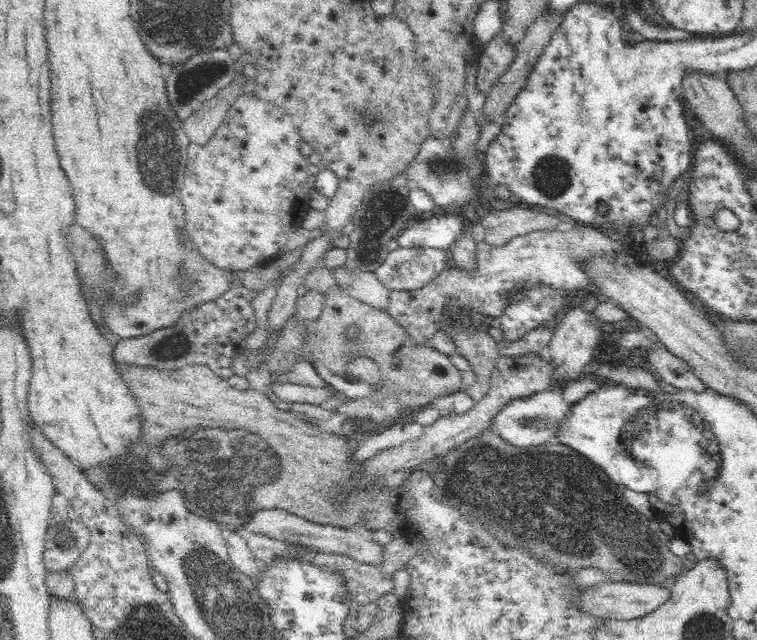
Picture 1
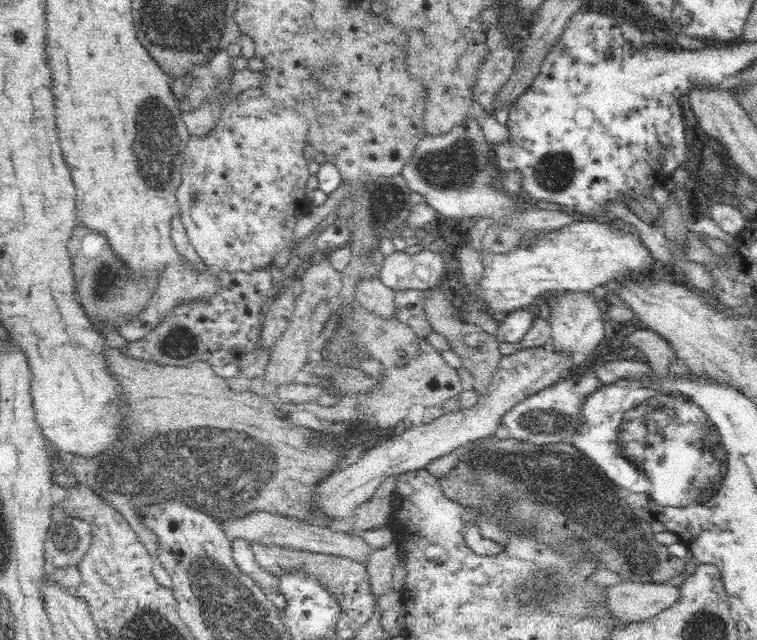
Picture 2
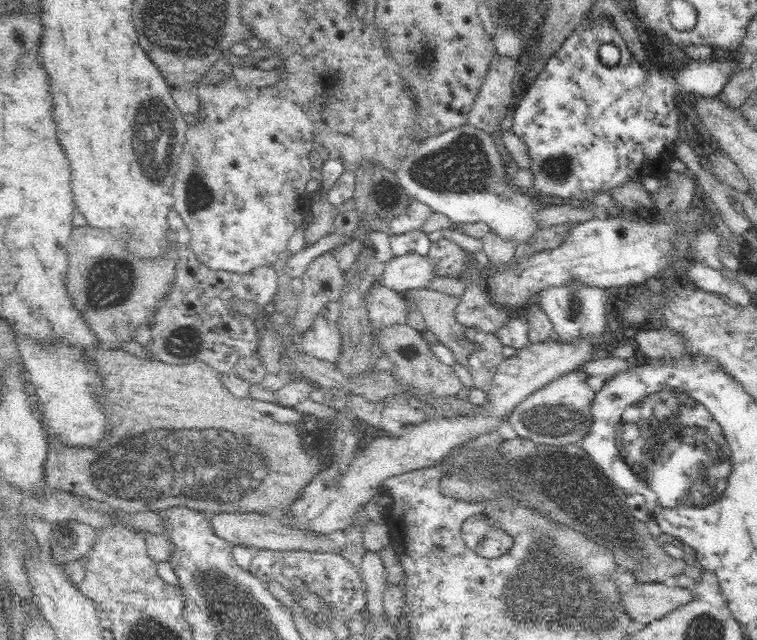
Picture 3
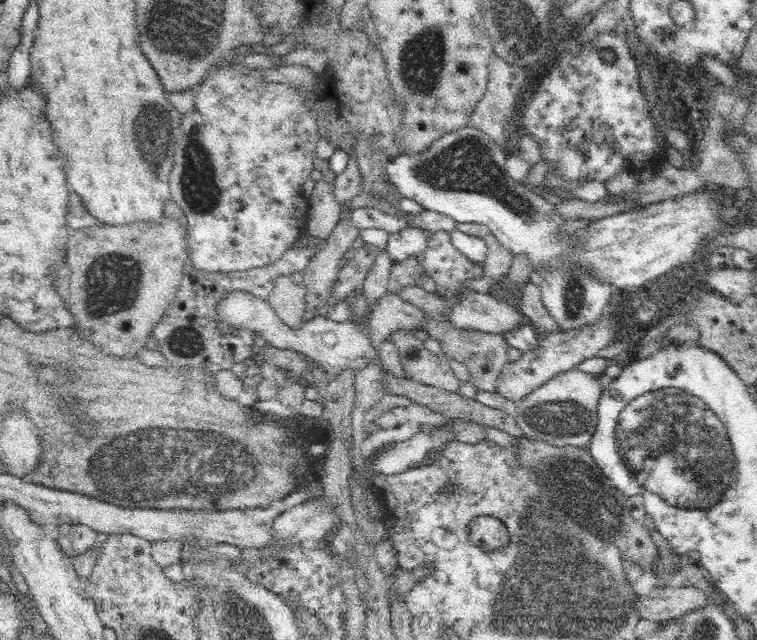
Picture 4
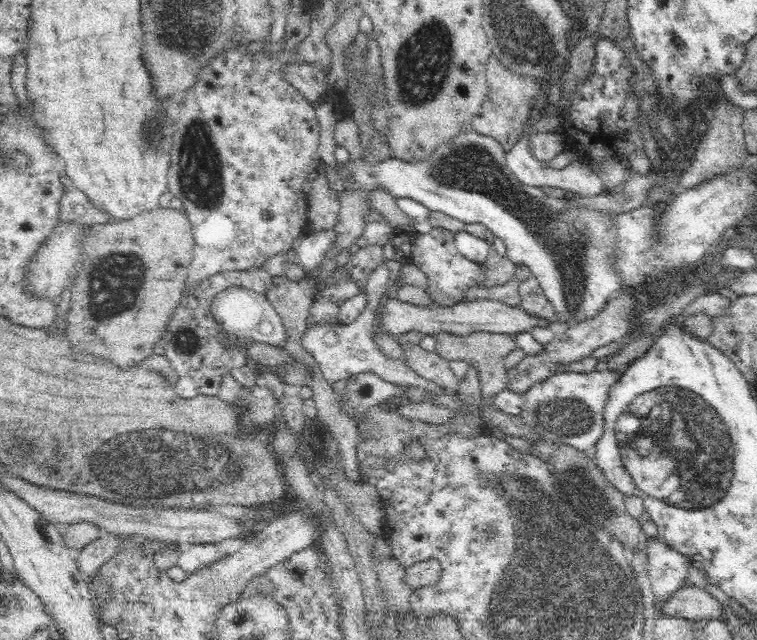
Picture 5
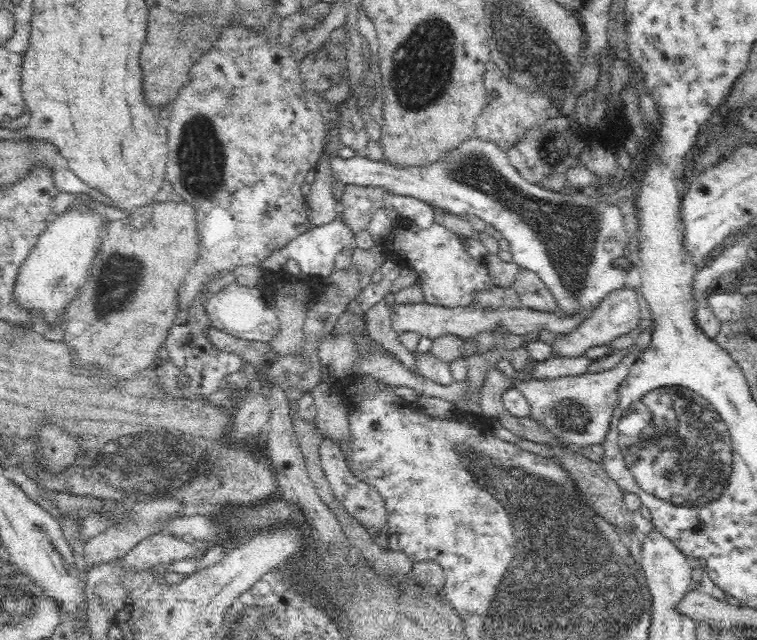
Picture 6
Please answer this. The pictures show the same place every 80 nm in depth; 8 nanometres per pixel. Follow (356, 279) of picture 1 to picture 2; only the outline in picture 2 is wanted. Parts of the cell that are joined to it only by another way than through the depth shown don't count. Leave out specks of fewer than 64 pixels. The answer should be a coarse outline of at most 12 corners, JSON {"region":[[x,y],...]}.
{"region":[[378,276],[358,282],[356,298],[376,316],[396,317],[395,291]]}

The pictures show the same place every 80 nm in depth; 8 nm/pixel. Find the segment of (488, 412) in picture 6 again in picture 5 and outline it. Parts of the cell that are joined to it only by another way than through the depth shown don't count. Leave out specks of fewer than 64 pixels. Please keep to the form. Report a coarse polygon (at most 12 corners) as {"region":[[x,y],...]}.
{"region":[[433,334],[436,352],[477,370],[481,403],[507,388],[515,335]]}

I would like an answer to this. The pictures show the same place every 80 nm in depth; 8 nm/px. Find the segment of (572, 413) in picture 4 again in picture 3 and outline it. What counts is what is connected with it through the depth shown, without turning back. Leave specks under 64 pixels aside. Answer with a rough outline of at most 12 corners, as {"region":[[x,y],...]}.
{"region":[[588,361],[518,403],[518,436],[566,446],[588,434],[596,392],[588,376],[637,365]]}

